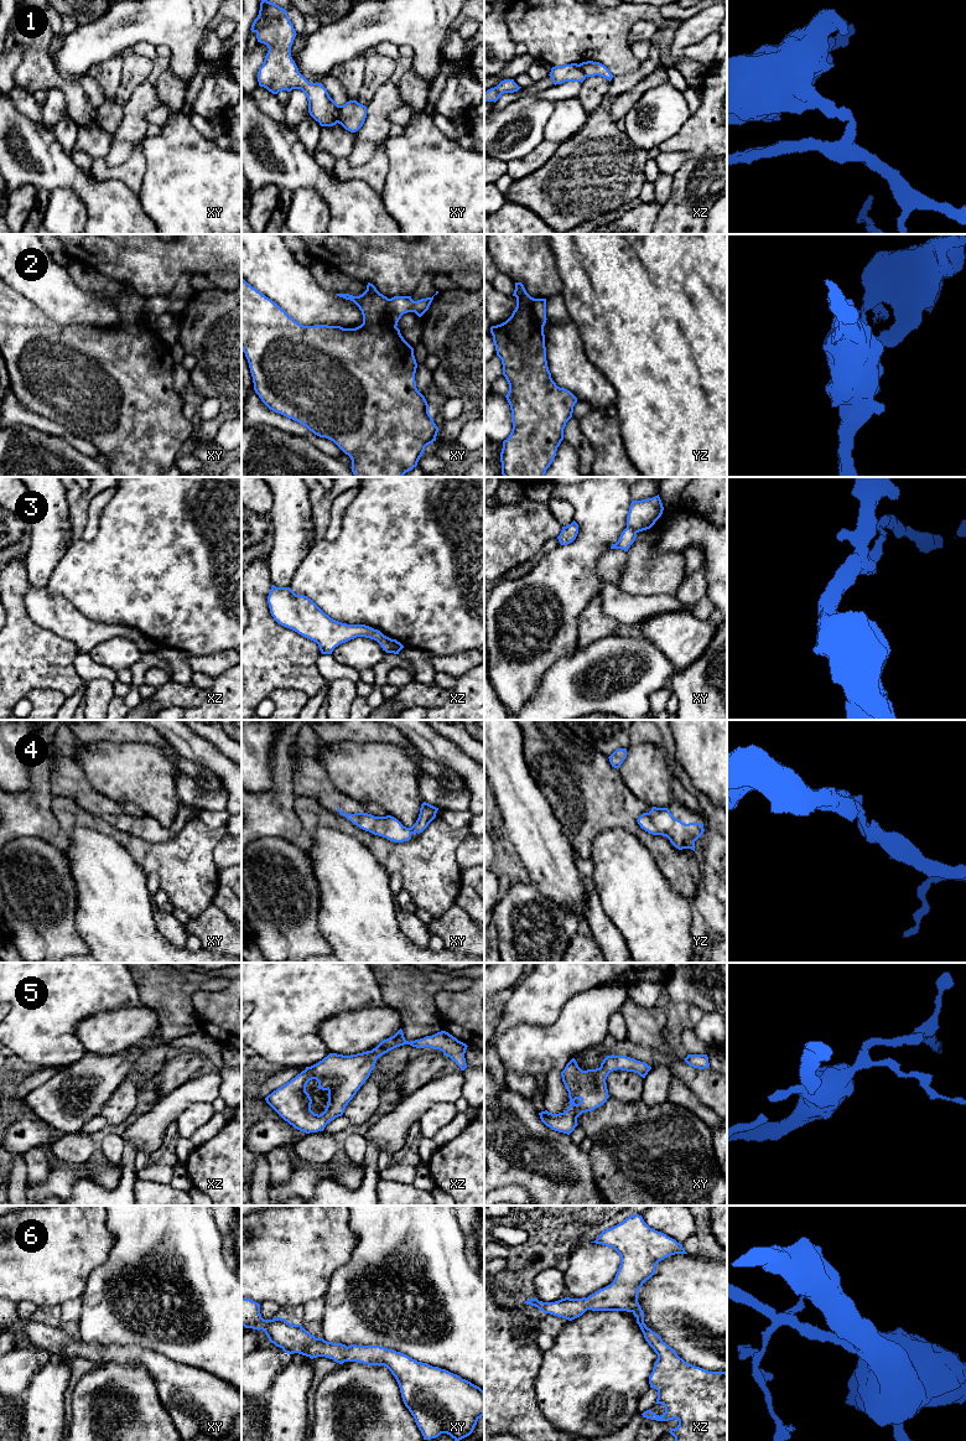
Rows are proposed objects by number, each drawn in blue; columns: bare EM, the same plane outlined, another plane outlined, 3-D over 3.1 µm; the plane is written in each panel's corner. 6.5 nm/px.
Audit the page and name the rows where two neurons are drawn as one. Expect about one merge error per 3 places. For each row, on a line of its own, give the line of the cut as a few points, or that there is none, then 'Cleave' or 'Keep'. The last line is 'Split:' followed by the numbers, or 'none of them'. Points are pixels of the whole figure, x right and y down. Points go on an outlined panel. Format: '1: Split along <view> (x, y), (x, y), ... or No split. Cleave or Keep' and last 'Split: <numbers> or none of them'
1: Split along xy (339, 105), (337, 122). Cleave
2: Split along yz (534, 299), (534, 319), (543, 328). Cleave
3: Split along xz (390, 638), (390, 648), (387, 652). Cleave
4: No split. Keep
5: No split. Keep
6: No split. Keep
Split: 1, 2, 3

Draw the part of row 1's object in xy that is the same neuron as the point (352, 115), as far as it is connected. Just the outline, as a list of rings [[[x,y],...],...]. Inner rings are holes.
[[[357,100],[339,105],[338,124],[350,133],[358,131],[367,118],[367,107]]]

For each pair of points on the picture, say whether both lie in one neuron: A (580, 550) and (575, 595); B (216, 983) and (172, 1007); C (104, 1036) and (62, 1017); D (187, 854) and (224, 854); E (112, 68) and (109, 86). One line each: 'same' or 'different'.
A: same
B: same
C: different
D: different
E: same

